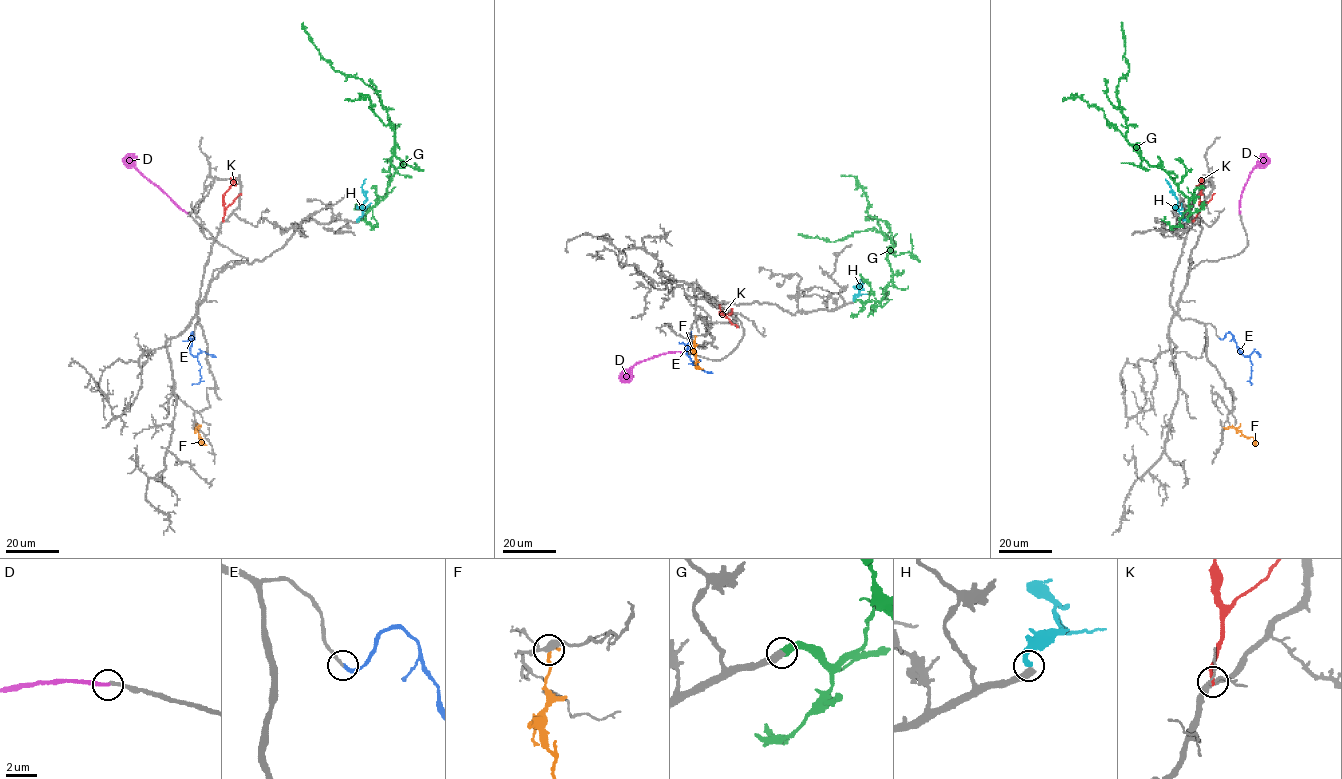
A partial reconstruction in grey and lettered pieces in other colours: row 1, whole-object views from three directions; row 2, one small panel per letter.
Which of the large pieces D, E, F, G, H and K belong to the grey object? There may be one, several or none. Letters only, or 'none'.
E, G

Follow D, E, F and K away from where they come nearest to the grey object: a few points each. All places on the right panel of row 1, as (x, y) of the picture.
D: (1240, 213), (1239, 200), (1248, 174), (1255, 168), (1262, 167), (1269, 158)
E: (1220, 338), (1230, 332), (1236, 346), (1249, 357), (1251, 384)
F: (1224, 428), (1236, 427), (1244, 436), (1253, 437), (1257, 445)
K: (1192, 221), (1200, 211), (1201, 182), (1196, 186)

